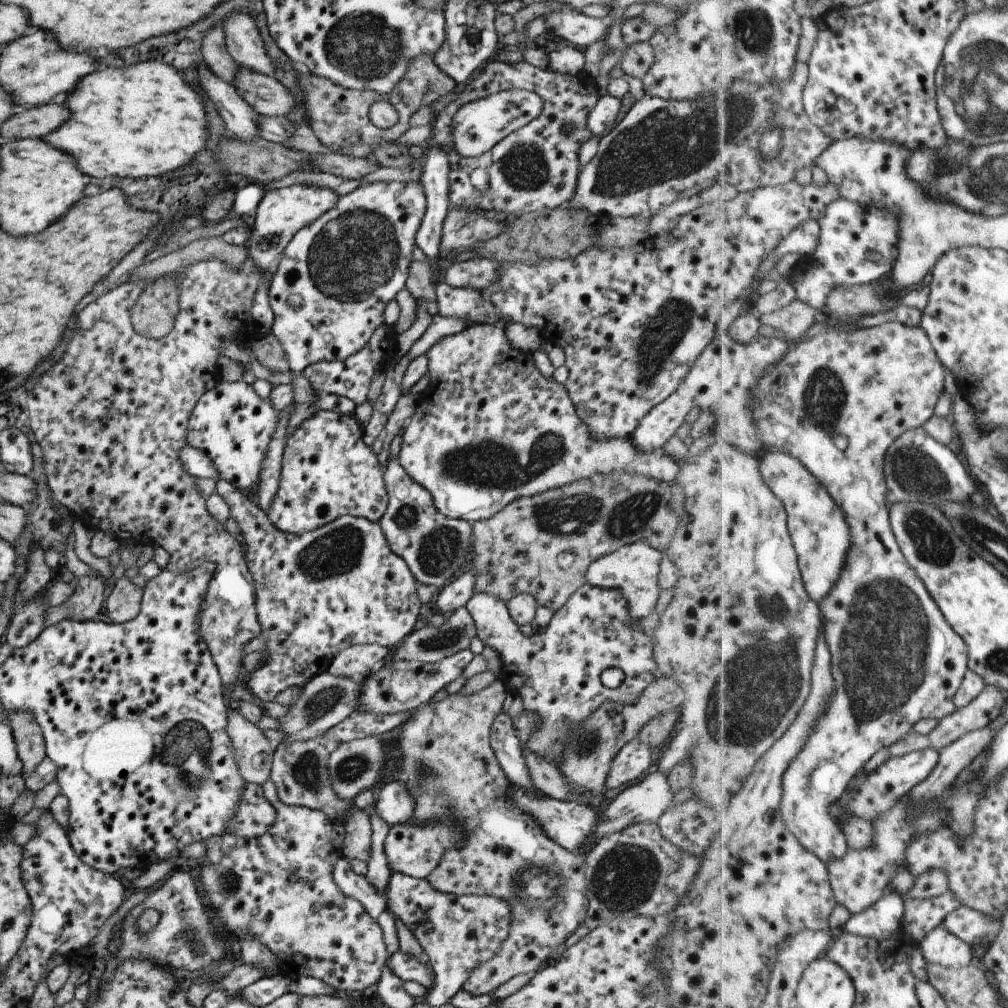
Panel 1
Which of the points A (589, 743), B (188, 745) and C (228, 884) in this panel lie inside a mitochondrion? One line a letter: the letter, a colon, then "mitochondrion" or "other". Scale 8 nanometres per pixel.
A: mitochondrion
B: mitochondrion
C: mitochondrion

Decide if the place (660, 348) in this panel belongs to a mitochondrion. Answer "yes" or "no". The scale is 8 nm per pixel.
yes

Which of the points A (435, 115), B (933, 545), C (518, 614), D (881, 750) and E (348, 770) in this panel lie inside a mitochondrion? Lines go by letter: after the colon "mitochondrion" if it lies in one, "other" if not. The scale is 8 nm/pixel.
A: other
B: mitochondrion
C: other
D: other
E: mitochondrion

